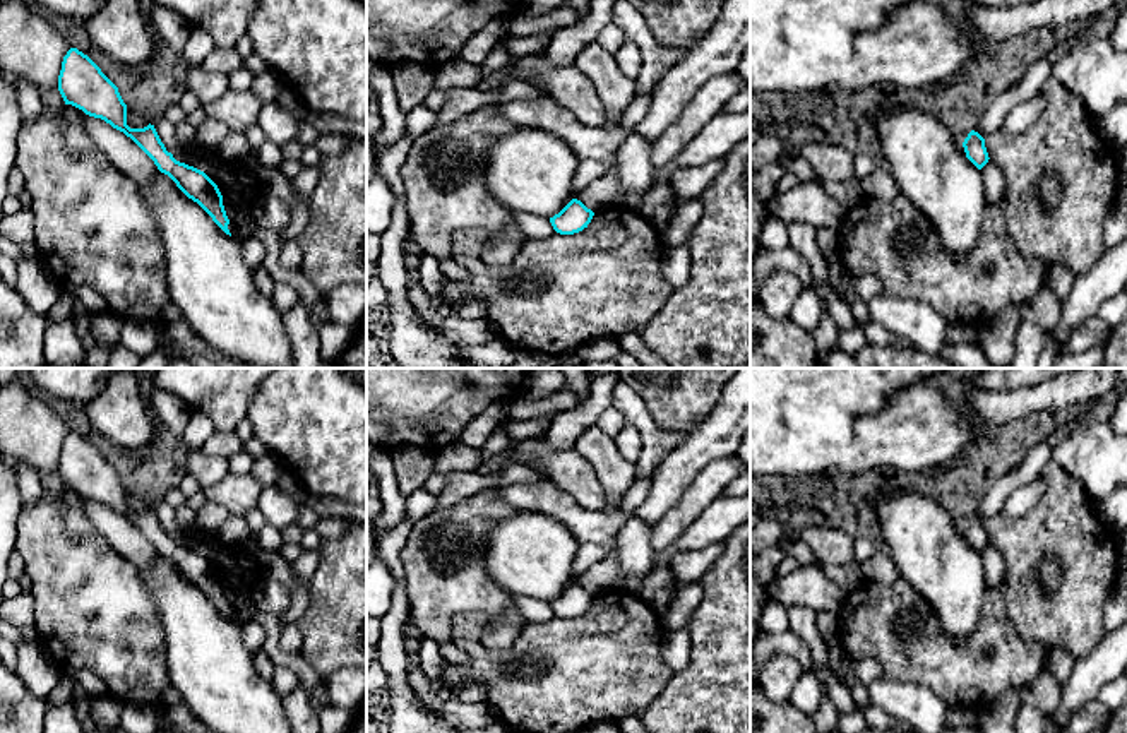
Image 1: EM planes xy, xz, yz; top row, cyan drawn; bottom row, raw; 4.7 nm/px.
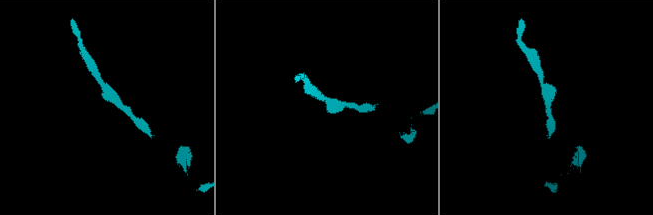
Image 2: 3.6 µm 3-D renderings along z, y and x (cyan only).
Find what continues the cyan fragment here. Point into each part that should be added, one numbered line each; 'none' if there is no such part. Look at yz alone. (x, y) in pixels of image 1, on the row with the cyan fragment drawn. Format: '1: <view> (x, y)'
none

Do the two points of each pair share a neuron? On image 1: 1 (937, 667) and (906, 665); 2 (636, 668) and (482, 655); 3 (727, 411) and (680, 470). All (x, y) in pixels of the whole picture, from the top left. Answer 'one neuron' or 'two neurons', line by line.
1: one neuron
2: one neuron
3: one neuron

